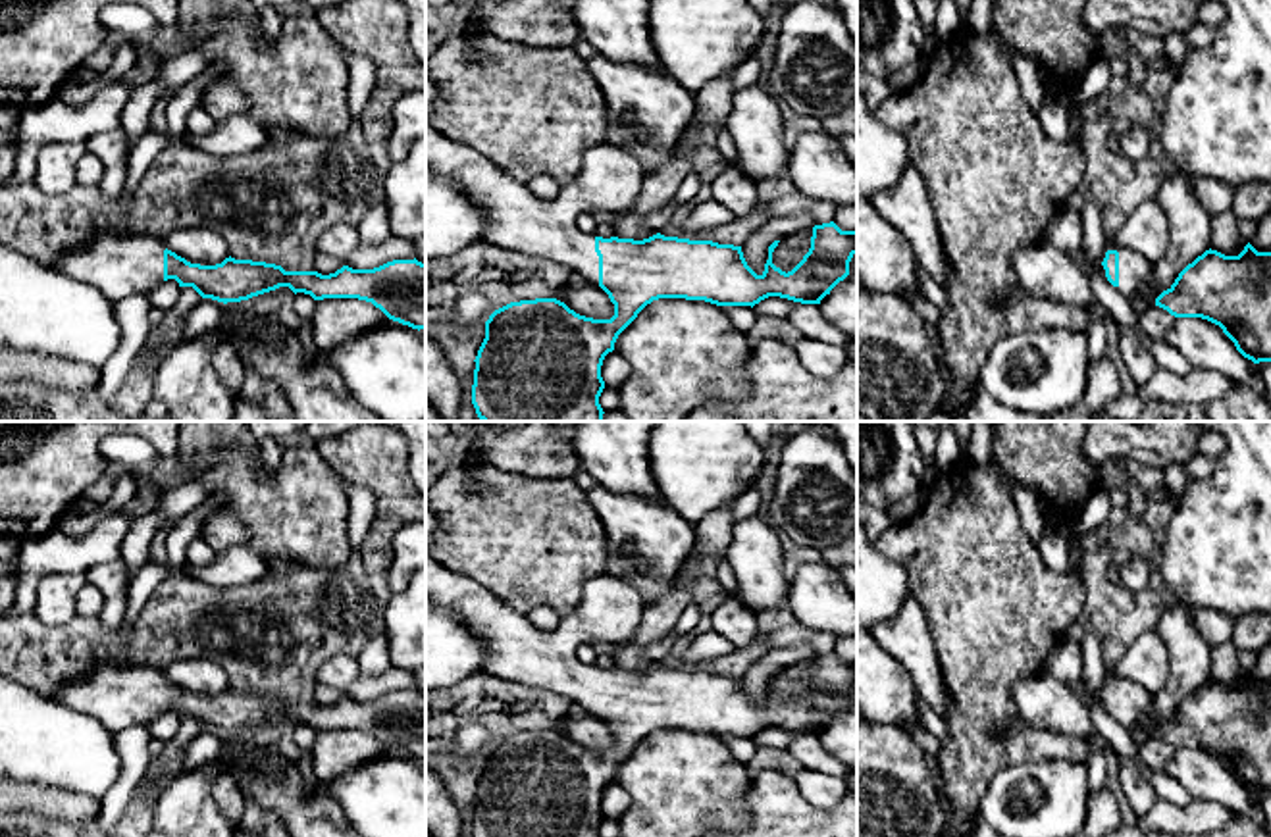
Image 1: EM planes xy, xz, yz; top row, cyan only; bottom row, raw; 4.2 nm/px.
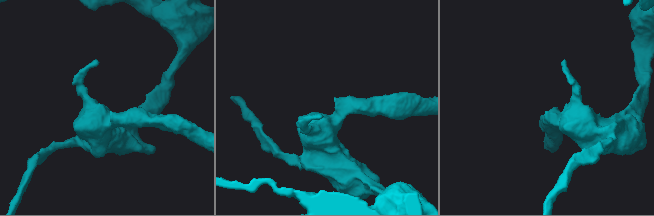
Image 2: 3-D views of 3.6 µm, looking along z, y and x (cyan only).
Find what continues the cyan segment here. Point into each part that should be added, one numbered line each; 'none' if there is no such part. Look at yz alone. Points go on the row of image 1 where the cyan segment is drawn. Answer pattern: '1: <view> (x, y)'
1: yz (1133, 268)

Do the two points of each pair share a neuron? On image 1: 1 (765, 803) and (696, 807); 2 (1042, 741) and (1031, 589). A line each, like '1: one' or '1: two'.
1: two
2: one

